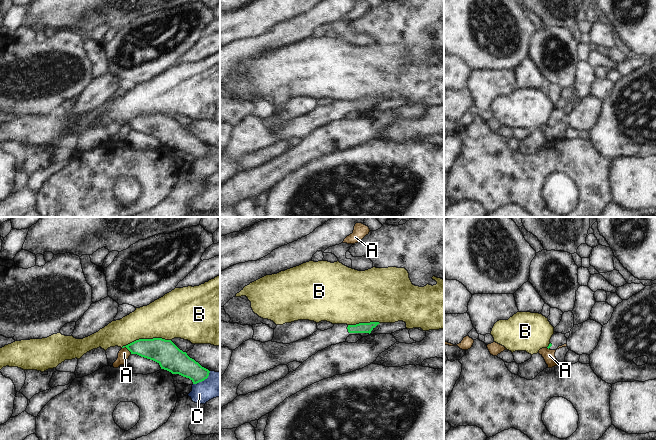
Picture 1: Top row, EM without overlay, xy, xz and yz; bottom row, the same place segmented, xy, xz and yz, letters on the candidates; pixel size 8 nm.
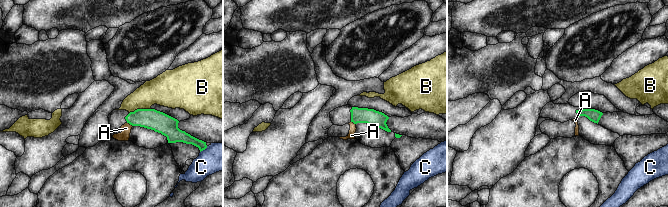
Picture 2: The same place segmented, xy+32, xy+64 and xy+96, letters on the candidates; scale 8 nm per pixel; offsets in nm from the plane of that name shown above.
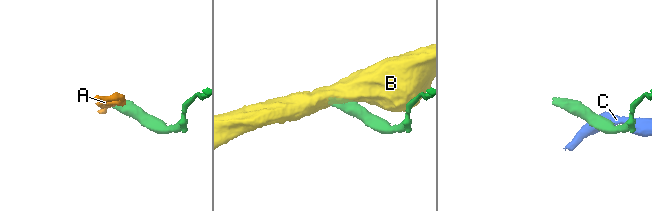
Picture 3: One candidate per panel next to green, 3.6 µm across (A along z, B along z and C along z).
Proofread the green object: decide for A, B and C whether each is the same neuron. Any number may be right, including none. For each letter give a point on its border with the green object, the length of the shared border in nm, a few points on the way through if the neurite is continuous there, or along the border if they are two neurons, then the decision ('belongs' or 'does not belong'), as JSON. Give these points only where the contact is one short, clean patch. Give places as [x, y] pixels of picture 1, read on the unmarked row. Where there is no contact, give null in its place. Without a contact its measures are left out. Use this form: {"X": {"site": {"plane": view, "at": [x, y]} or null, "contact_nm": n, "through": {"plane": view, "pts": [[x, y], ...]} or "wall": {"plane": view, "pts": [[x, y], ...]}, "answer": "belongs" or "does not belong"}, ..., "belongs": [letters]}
{"A": {"site": {"plane": "xy", "at": [127, 124]}, "contact_nm": 90, "wall": {"plane": "xy", "pts": [[122, 123], [125, 123], [131, 129]]}, "answer": "does not belong"}, "B": {"site": {"plane": "xy", "at": [145, 115]}, "contact_nm": 400, "wall": {"plane": "xy", "pts": [[170, 115], [139, 114], [121, 123]]}, "answer": "does not belong"}, "C": {"site": {"plane": "xy", "at": [203, 156]}, "contact_nm": 180, "wall": {"plane": "xy", "pts": [[210, 147], [206, 154], [193, 160]]}, "answer": "does not belong"}, "belongs": []}

